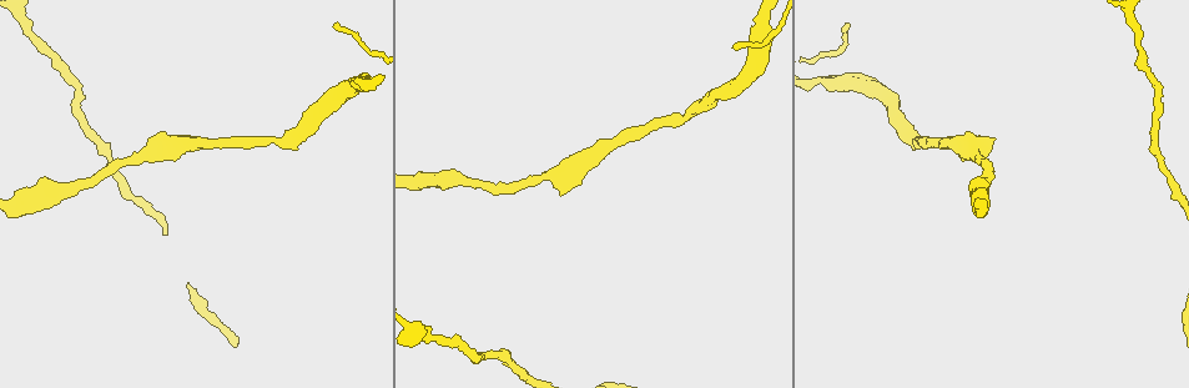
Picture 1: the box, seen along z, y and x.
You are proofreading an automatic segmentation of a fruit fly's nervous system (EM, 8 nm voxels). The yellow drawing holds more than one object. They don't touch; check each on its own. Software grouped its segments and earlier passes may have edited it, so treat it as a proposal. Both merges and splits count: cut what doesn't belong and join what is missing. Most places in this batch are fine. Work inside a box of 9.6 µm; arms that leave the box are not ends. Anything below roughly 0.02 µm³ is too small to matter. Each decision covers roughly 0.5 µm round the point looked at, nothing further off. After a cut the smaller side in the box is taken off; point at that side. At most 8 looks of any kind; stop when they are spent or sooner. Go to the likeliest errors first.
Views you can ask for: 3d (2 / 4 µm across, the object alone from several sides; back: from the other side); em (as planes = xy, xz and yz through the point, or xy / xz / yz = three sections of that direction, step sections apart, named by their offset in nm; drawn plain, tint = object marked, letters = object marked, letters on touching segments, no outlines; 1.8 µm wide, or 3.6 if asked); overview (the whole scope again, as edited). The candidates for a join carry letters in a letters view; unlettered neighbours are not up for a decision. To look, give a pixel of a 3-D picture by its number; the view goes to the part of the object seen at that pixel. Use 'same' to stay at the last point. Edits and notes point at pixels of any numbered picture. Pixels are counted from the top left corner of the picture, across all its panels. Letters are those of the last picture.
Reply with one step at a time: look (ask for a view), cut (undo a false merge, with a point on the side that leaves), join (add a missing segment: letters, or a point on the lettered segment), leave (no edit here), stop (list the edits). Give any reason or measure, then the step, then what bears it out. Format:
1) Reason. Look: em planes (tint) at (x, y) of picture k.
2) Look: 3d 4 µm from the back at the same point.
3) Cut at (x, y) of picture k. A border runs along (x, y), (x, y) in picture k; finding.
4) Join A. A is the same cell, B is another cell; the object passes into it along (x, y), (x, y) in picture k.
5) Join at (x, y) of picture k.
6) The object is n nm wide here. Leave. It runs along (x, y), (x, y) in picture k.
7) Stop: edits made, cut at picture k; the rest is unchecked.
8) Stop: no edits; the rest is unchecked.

Sudden change in width. Look: em planes (tint) at (416, 328) of picture 1.

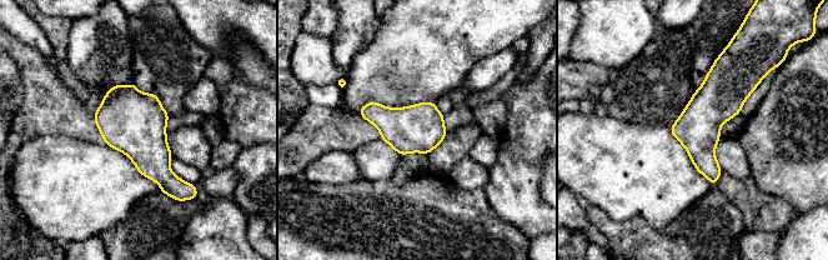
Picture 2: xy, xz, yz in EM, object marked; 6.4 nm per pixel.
Look: em planes (letters) at the same point.

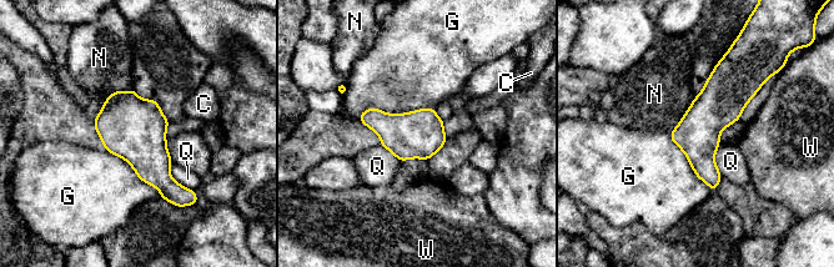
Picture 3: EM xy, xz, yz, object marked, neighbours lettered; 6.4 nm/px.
Leave. C, G, N, Q and W are other cells; it runs along (723, 66), (713, 185) in picture 3; all the same neuron.

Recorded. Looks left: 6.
Calibre changes. Look: 3d 4 µm at (829, 82) of picture 1.

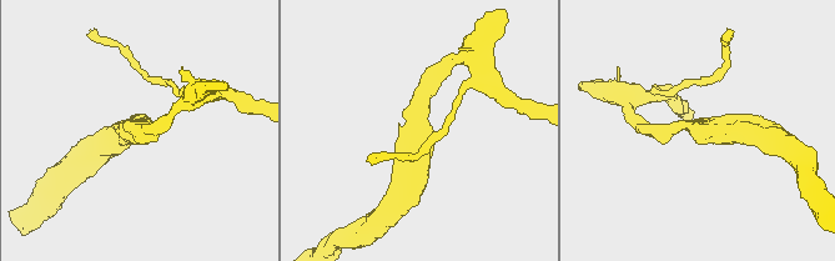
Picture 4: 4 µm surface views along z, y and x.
Shape alone is not enough. Look: em 3.6 µm planes (tint) at (420, 130) of picture 4.

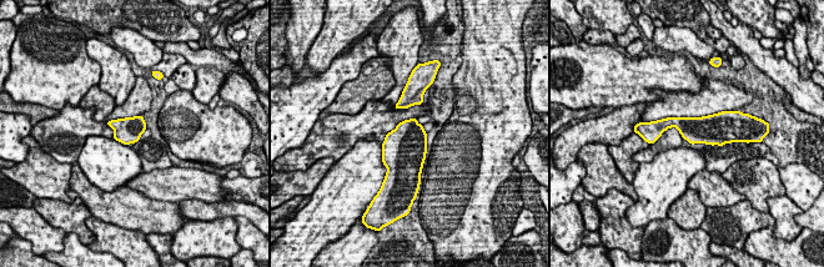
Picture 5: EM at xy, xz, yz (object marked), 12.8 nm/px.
Look: em 3.6 µm planes (letters) at the same point.

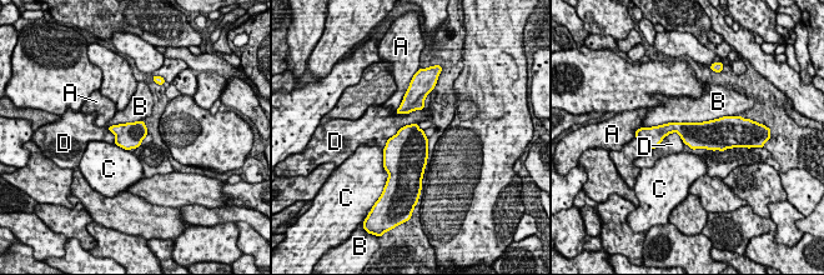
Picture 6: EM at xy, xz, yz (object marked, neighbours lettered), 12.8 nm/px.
The object is 320 nm wide here. Leave. A, B, C and D are other cells; a border runs along (684, 143), (669, 133), (651, 150) in picture 6; continuous, no second neuron.

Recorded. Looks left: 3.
Sudden change in width. Look: em xy step 4 (tint) at (72, 192) of picture 1.

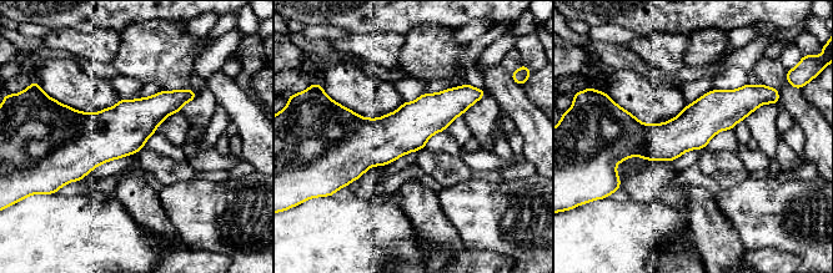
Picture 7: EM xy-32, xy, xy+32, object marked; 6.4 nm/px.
Look: em planes (letters) at the same point.

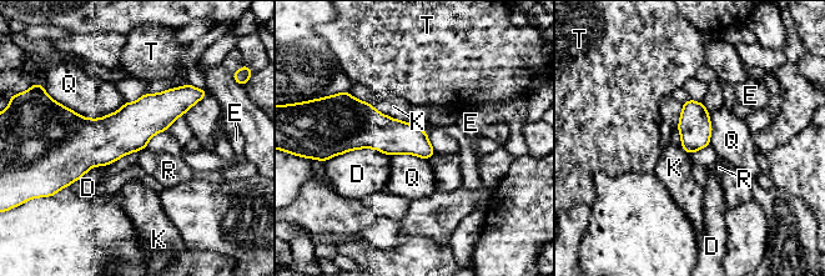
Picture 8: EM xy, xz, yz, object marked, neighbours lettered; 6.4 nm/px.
The object is 200 nm wide here. Leave. D, E, K, Q, R and T are other cells; continuous, no second neuron.

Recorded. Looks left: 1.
Stop: no edits; the rest is unchecked.

